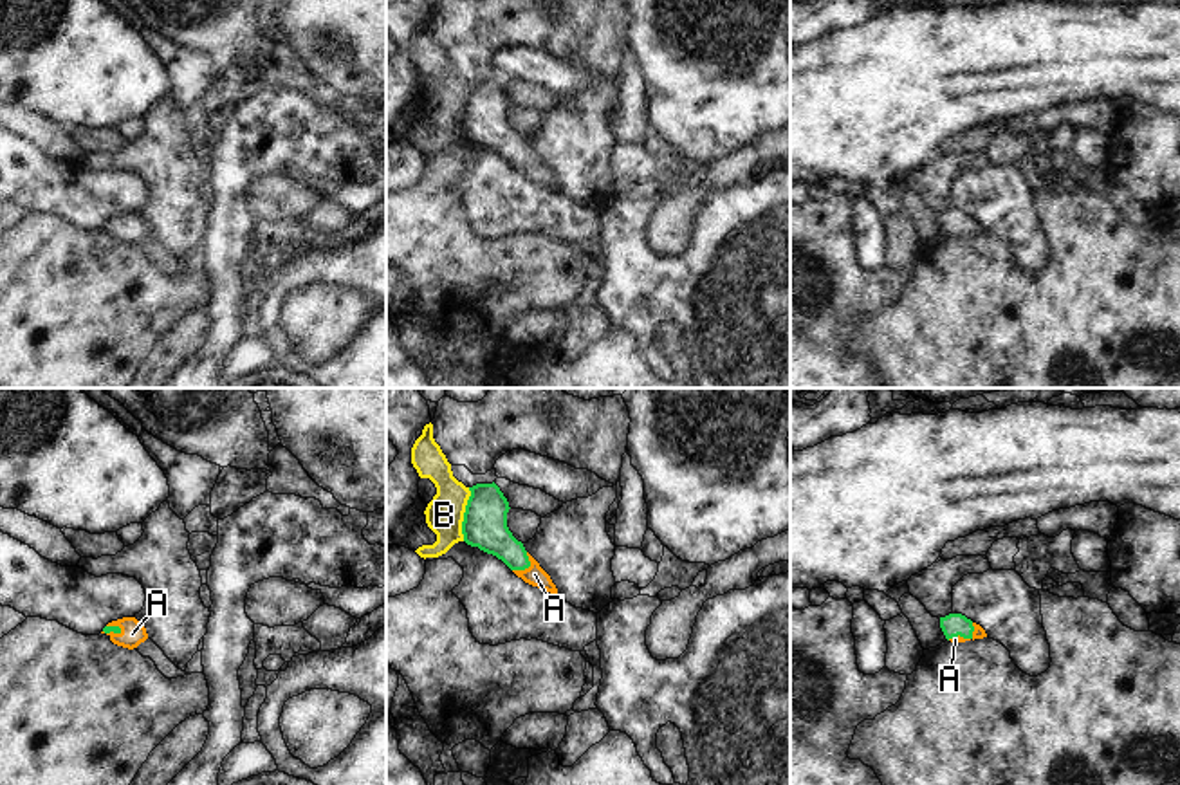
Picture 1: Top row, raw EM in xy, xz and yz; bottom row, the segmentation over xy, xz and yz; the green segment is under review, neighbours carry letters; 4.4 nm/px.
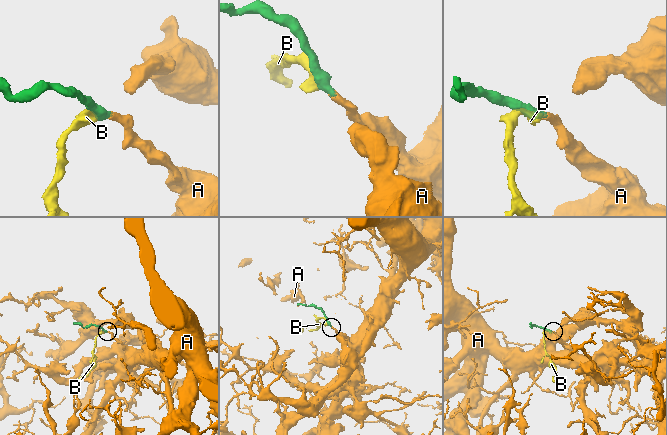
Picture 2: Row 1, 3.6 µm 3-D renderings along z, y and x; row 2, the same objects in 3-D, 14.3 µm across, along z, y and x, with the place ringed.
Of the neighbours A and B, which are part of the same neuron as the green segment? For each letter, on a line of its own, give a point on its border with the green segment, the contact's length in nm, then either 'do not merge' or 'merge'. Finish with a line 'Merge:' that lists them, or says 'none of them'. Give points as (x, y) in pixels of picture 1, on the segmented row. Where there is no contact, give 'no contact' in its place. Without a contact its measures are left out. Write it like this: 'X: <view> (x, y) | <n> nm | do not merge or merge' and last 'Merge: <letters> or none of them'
A: xz (527, 567) | 110 nm | merge
B: xz (464, 515) | 240 nm | do not merge
Merge: A

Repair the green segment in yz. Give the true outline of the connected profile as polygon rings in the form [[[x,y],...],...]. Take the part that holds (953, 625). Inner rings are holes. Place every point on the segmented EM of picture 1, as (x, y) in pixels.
[[[949,614],[945,617],[940,617],[940,628],[945,639],[951,642],[965,642],[971,639],[974,641],[987,637],[985,630],[980,624],[973,623],[962,614]]]

